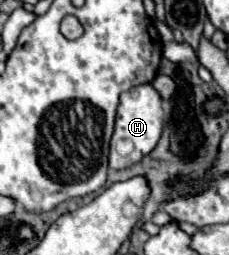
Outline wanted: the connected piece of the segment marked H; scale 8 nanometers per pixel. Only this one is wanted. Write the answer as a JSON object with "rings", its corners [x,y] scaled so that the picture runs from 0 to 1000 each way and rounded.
{"rings":[[[603,333],[594,349],[568,349],[559,365],[524,373],[524,412],[507,427],[507,490],[480,553],[480,608],[472,639],[480,663],[550,663],[585,639],[603,639],[629,608],[646,608],[699,529],[707,529],[707,482],[716,482],[716,435],[707,435],[707,388],[690,357],[664,333]]]}

